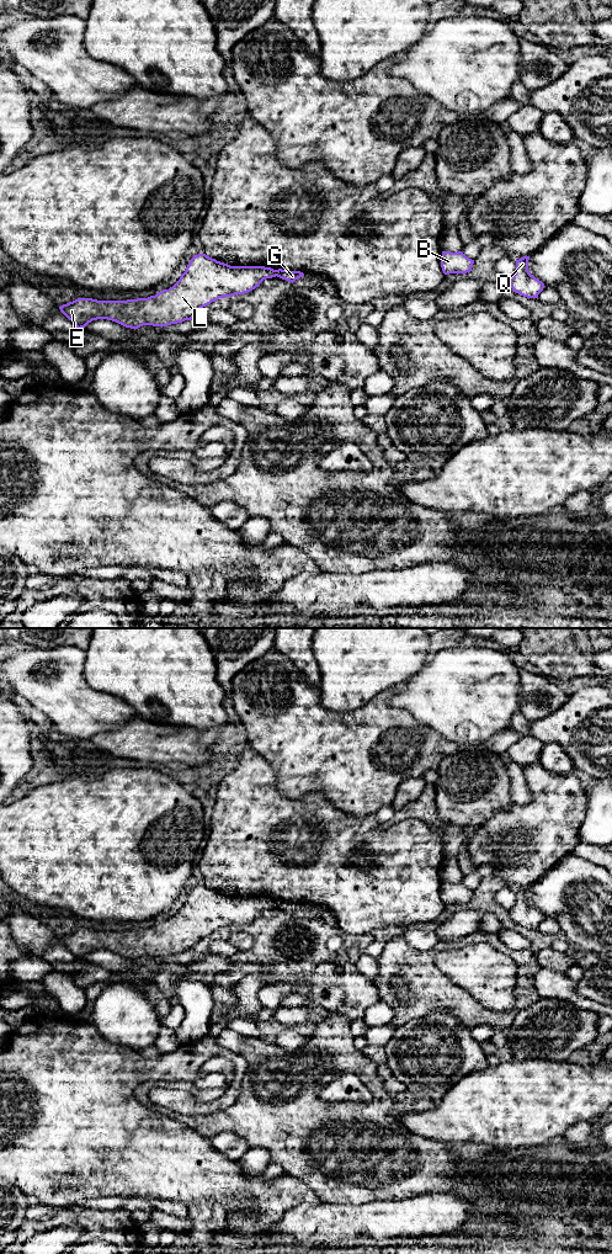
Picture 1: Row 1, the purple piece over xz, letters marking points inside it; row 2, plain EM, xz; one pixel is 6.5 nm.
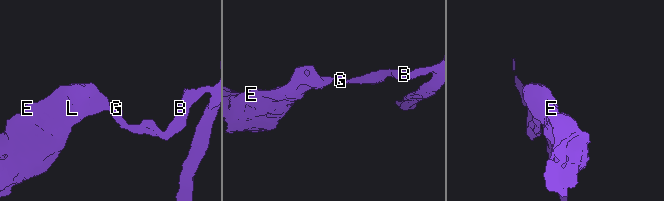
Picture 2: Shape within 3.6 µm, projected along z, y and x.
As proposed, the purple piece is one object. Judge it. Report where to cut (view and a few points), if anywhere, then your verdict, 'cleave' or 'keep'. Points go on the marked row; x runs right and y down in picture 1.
cut in xz along (275, 270), (276, 275); cleave

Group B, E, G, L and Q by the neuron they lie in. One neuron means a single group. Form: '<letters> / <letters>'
B G Q / E L

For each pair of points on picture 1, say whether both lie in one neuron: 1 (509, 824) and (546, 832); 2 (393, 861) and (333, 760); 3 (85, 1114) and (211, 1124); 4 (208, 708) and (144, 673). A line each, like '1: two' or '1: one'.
1: one
2: two
3: two
4: one

